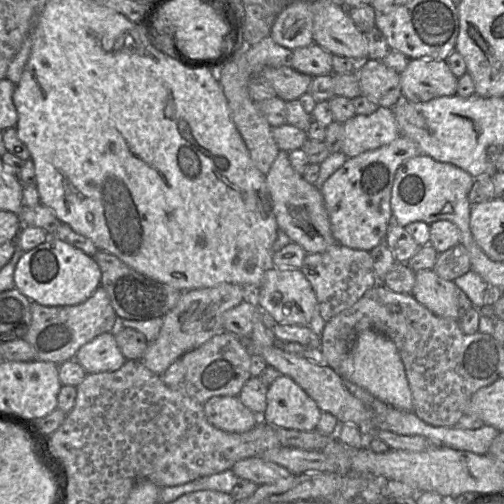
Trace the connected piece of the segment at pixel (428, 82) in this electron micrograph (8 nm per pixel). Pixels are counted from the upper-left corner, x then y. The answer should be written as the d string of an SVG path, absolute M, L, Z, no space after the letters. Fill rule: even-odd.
M410 59L400 73L401 100L418 103L453 96L457 83L445 60Z

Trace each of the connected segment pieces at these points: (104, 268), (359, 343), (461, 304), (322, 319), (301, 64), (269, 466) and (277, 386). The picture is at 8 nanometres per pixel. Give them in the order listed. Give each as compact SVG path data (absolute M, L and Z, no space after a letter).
M98 250L93 258L101 270L100 286L107 292L119 319L143 321L163 317L175 307L182 295L180 290L146 277L107 251Z
M364 330L358 335L340 364L338 374L395 409L413 411L412 393L398 349L392 340L379 332Z
M433 269L415 272L412 295L433 314L457 321L474 307L453 281L441 278Z
M339 244L322 252L307 253L300 271L311 284L317 298L317 306L309 327L320 339L326 323L351 308L368 290L378 284L370 252L350 249Z
M313 43L293 51L292 68L312 77L333 73L332 54Z
M260 457L244 458L236 462L231 471L238 478L252 481L257 485L274 484L294 476L287 469Z
M280 375L269 386L261 421L298 431L316 430L321 416L316 402L291 378Z

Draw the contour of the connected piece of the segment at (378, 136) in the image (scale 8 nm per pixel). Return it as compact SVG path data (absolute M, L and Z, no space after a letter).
M378 107L370 115L356 114L343 123L342 149L348 157L378 149L394 141L399 128L392 108Z

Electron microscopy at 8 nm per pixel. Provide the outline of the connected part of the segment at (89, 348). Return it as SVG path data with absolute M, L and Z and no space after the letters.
M105 332L84 344L74 359L87 374L112 372L120 369L126 362L112 332Z

